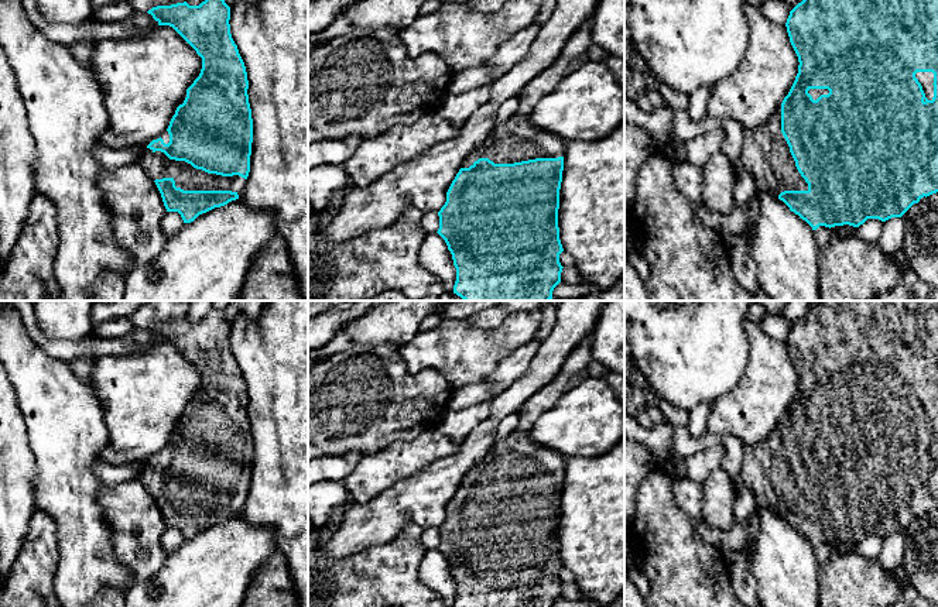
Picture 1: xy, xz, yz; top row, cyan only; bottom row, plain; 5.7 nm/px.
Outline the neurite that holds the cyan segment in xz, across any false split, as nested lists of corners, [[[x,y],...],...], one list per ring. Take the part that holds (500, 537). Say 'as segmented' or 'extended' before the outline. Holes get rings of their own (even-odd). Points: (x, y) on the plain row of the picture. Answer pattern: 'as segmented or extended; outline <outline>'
extended; outline [[[588,335],[566,357],[564,364],[561,366],[559,373],[555,378],[548,383],[541,391],[533,394],[524,405],[521,405],[517,412],[520,426],[511,432],[509,436],[496,440],[492,450],[487,456],[475,466],[468,474],[463,477],[462,484],[456,490],[452,497],[448,508],[446,518],[438,528],[439,532],[439,545],[438,551],[445,556],[448,566],[452,570],[453,582],[456,584],[456,597],[453,601],[453,607],[554,607],[554,604],[561,599],[562,582],[559,579],[559,570],[564,567],[561,556],[559,556],[559,543],[558,543],[558,525],[559,525],[559,505],[562,498],[562,487],[564,487],[564,471],[566,457],[550,450],[535,440],[530,438],[530,429],[535,423],[537,418],[545,411],[551,409],[558,404],[558,401],[574,387],[576,387],[582,380],[588,378],[588,366],[592,361],[592,336]]]

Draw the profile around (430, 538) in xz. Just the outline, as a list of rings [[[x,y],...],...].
[[[424,529],[421,535],[421,543],[427,549],[437,549],[439,545],[439,532],[438,529]]]

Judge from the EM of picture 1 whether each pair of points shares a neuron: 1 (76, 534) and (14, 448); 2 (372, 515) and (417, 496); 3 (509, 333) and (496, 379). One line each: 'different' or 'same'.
1: different
2: same
3: different

